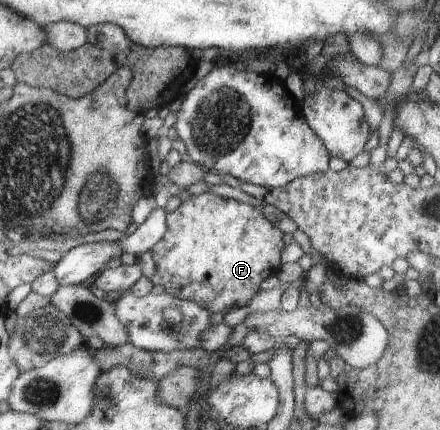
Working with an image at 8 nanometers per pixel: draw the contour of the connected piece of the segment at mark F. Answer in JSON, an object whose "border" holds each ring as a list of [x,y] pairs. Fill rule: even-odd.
{"border":[[[206,192],[194,195],[191,199],[182,202],[174,212],[167,214],[166,222],[168,230],[166,230],[164,236],[156,242],[149,251],[140,254],[135,263],[140,267],[142,277],[151,280],[154,285],[162,284],[166,293],[172,294],[172,296],[176,296],[176,298],[180,298],[180,300],[196,302],[196,304],[200,304],[202,308],[206,308],[206,310],[212,314],[218,312],[226,313],[236,308],[246,307],[246,304],[252,300],[252,296],[258,292],[260,283],[269,276],[276,275],[280,265],[283,263],[280,256],[282,250],[284,250],[284,247],[287,245],[282,239],[283,233],[278,228],[274,227],[274,225],[272,226],[268,219],[262,214],[261,209],[250,206],[249,204],[244,204],[230,198],[222,198],[216,194]]]}

